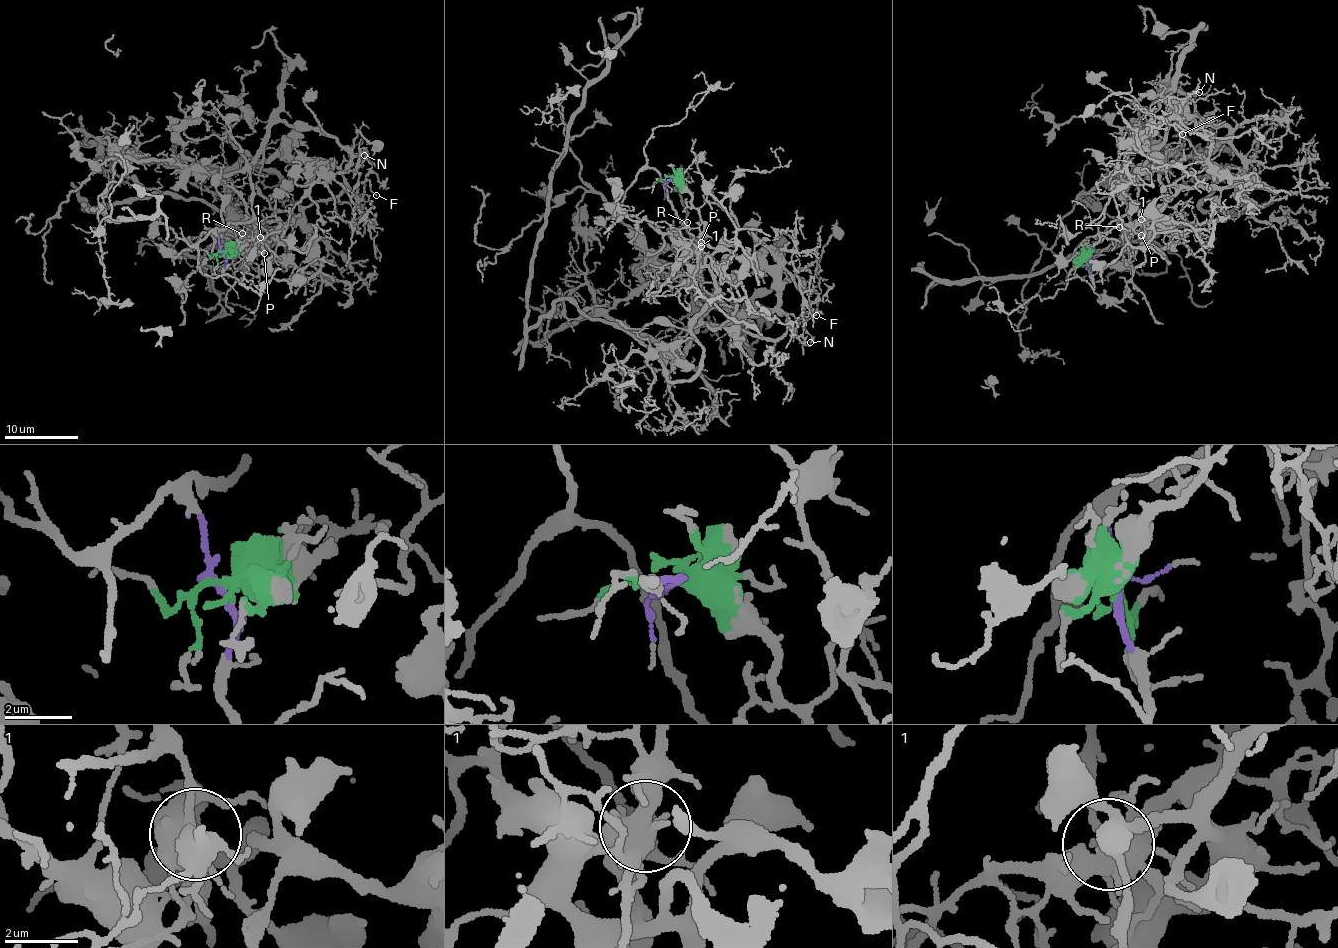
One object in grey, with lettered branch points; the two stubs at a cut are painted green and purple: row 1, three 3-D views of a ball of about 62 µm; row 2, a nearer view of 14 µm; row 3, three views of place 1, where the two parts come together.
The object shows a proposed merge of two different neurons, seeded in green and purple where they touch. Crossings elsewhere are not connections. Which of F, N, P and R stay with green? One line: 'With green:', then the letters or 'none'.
With green: F, N, P, R

